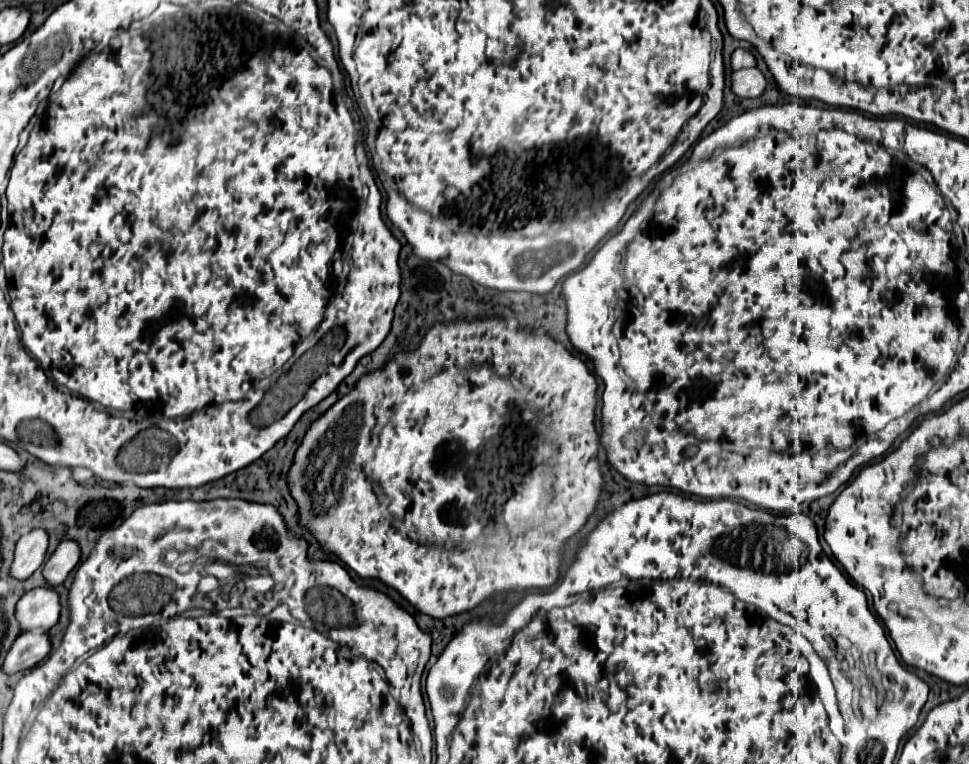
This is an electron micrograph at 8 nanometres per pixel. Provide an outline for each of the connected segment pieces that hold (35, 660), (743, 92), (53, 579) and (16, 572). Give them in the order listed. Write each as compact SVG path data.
M33 630L33 632L23 632L21 638L17 638L17 644L9 650L3 670L5 672L19 672L19 670L29 670L37 666L43 658L47 658L51 652L51 638L49 632Z
M757 66L743 68L731 74L731 90L741 98L757 98L765 92L765 88L767 88L767 78Z
M63 540L57 550L53 552L53 556L45 562L45 568L43 568L43 574L47 578L47 582L51 586L57 586L61 584L69 572L79 564L81 560L81 548L75 540Z
M35 528L29 534L21 536L15 548L15 560L11 566L11 576L25 580L37 568L43 566L49 548L49 534L43 528Z

